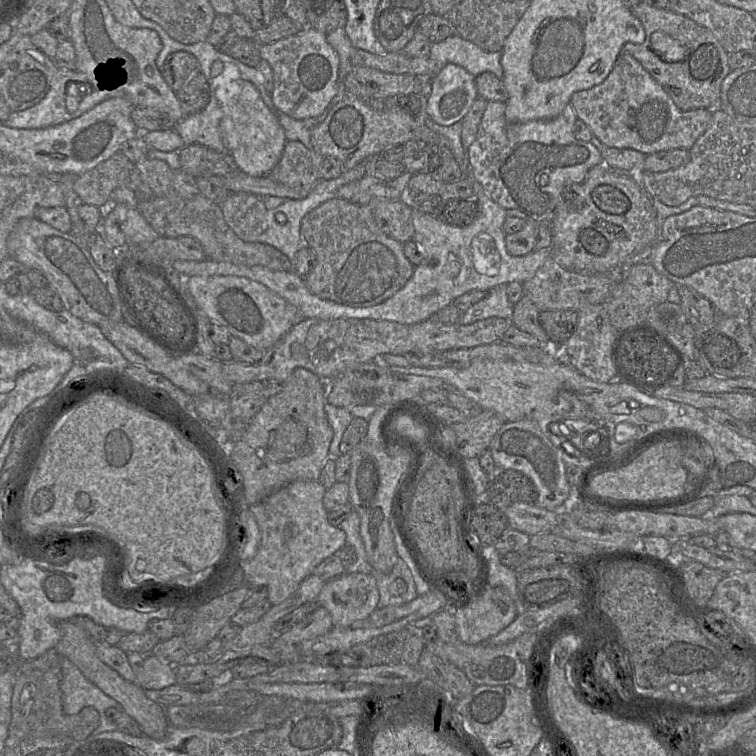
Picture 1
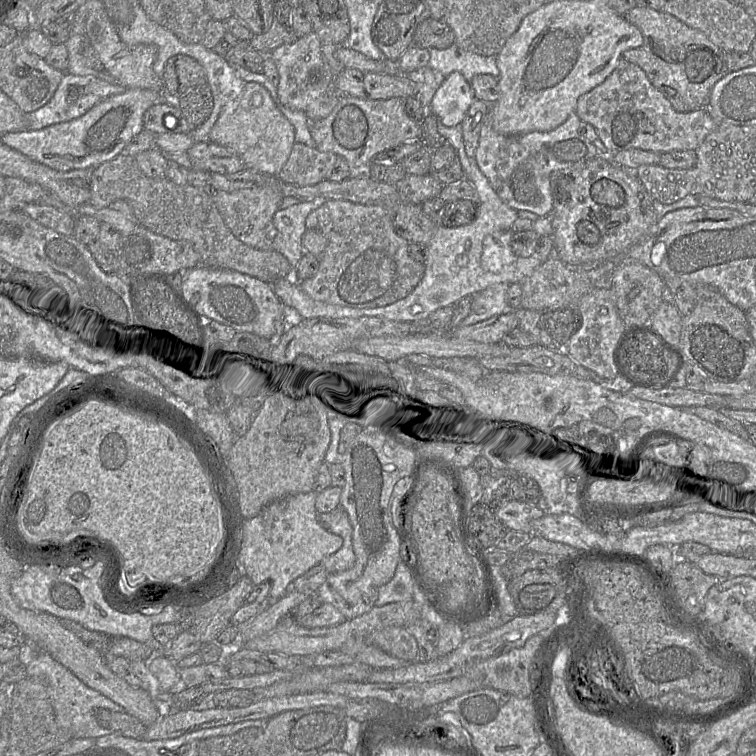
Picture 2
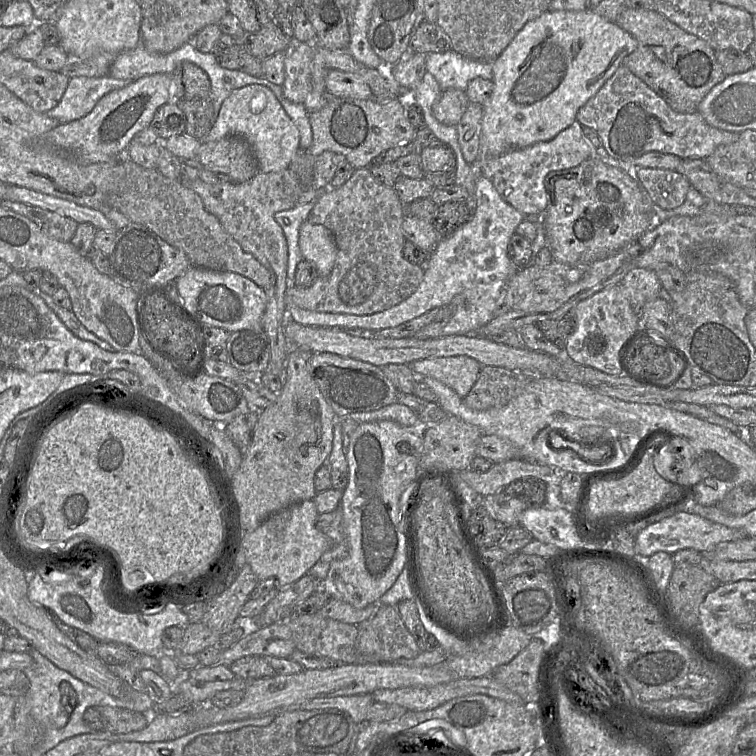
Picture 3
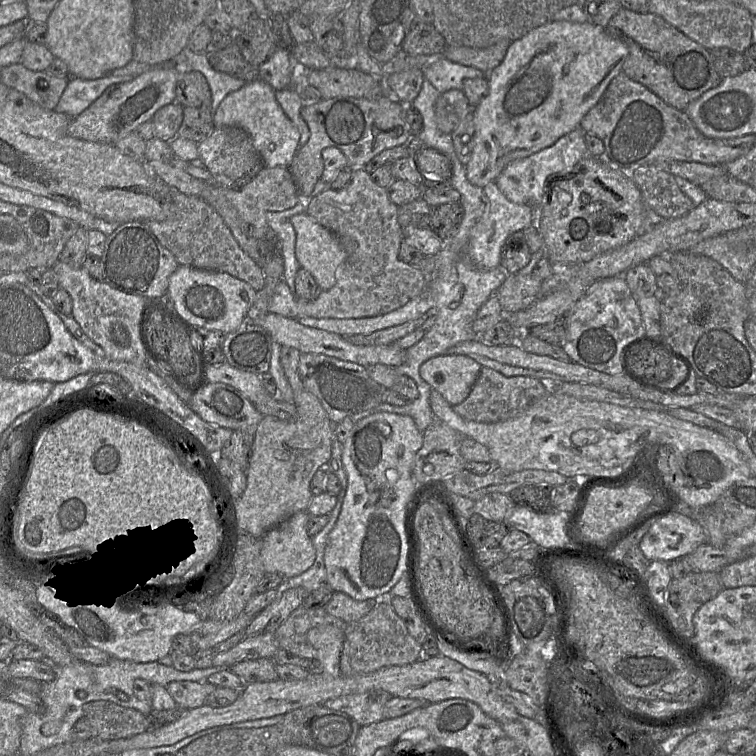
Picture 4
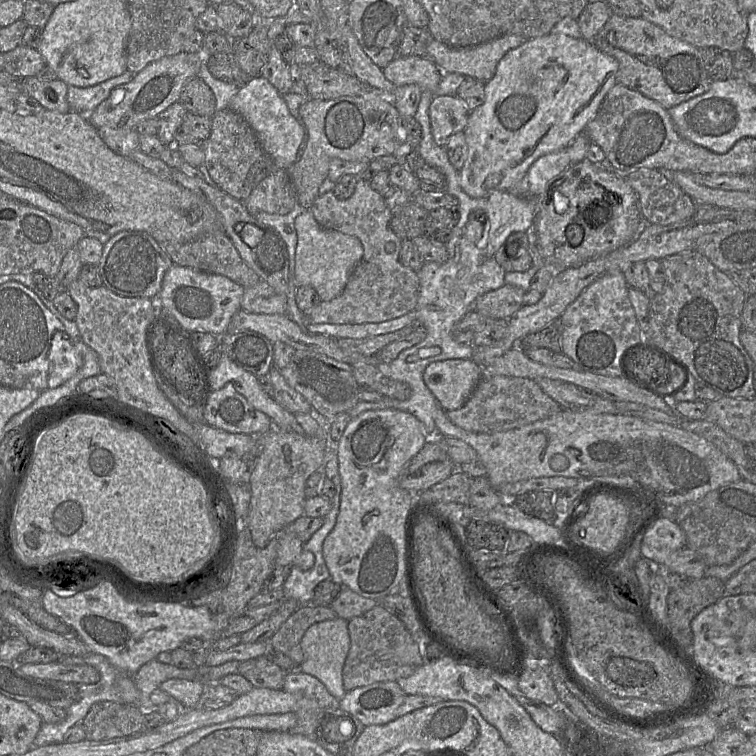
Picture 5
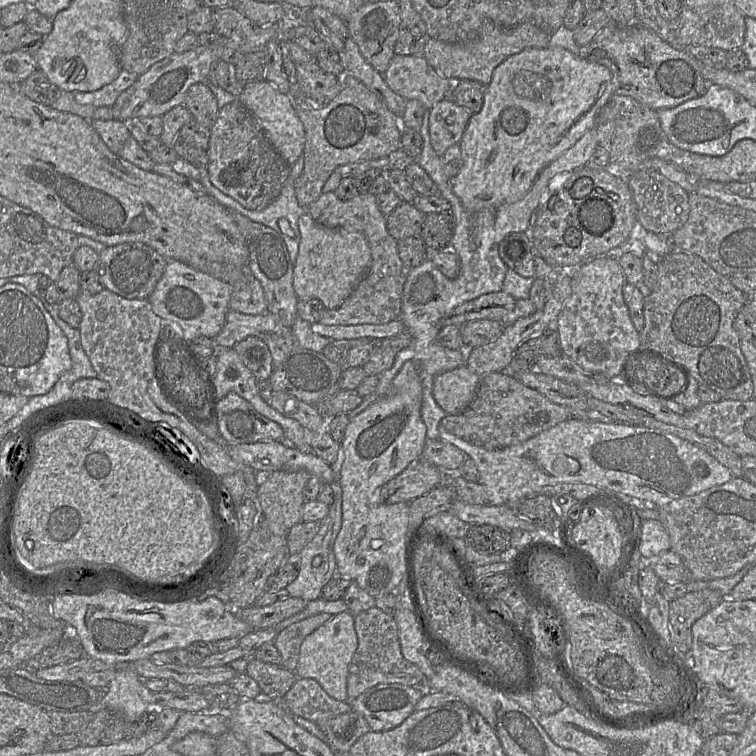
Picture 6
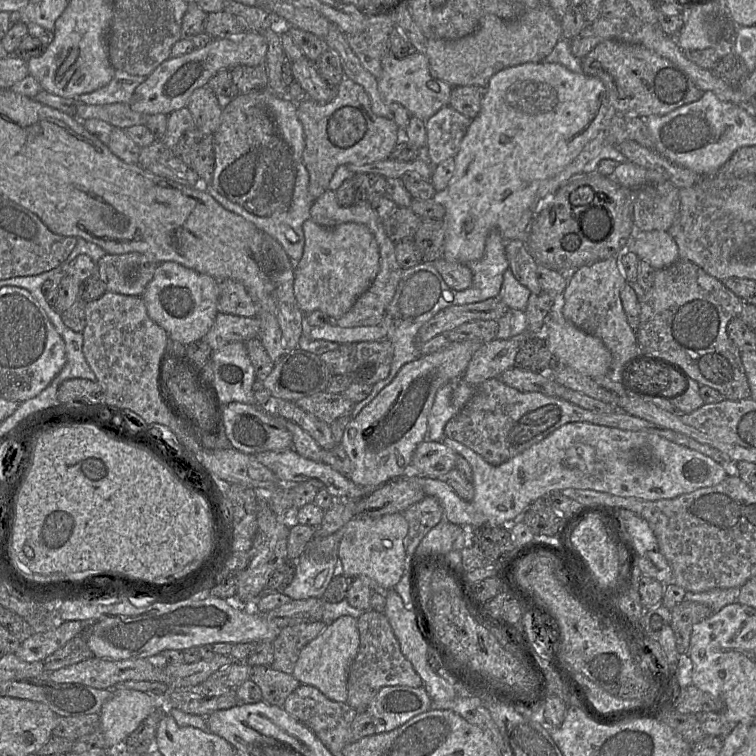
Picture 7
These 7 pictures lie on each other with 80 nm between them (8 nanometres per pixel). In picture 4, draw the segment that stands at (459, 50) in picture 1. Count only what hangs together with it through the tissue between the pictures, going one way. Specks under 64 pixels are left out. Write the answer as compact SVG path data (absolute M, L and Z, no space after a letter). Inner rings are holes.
M442 55L431 59L422 69L427 79L440 93L461 90L466 79L487 78L481 70L454 63Z

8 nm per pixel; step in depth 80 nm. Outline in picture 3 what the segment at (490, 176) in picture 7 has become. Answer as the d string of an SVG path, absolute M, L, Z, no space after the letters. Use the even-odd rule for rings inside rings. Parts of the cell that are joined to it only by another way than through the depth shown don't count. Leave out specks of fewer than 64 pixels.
M587 9L547 10L525 23L502 53L492 61L493 91L483 104L479 158L492 158L512 150L549 141L570 126L578 110L622 65L623 59L638 46L637 40L616 22Z

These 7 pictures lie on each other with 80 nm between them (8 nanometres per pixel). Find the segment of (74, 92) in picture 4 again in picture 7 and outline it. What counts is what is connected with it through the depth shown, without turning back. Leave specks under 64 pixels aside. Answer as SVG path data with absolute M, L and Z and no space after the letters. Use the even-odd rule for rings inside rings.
M115 69L114 77L106 86L73 98L87 105L128 104L137 86L145 80L145 76L130 75Z

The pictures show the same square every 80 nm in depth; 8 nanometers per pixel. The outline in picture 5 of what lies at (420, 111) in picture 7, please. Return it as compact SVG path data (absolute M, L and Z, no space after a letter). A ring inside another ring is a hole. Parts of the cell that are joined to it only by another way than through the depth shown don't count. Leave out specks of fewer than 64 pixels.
M397 56L383 70L396 87L416 84L435 94L444 72L426 56Z

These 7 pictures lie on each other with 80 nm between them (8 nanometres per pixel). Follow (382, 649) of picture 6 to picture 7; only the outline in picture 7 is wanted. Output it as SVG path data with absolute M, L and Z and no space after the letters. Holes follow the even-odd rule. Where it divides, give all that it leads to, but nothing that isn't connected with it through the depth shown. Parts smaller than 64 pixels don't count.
M369 610L357 618L359 630L359 649L349 670L347 681L348 698L346 703L357 712L364 712L378 693L385 686L423 687L422 678L412 664L402 654L399 642L384 613Z

